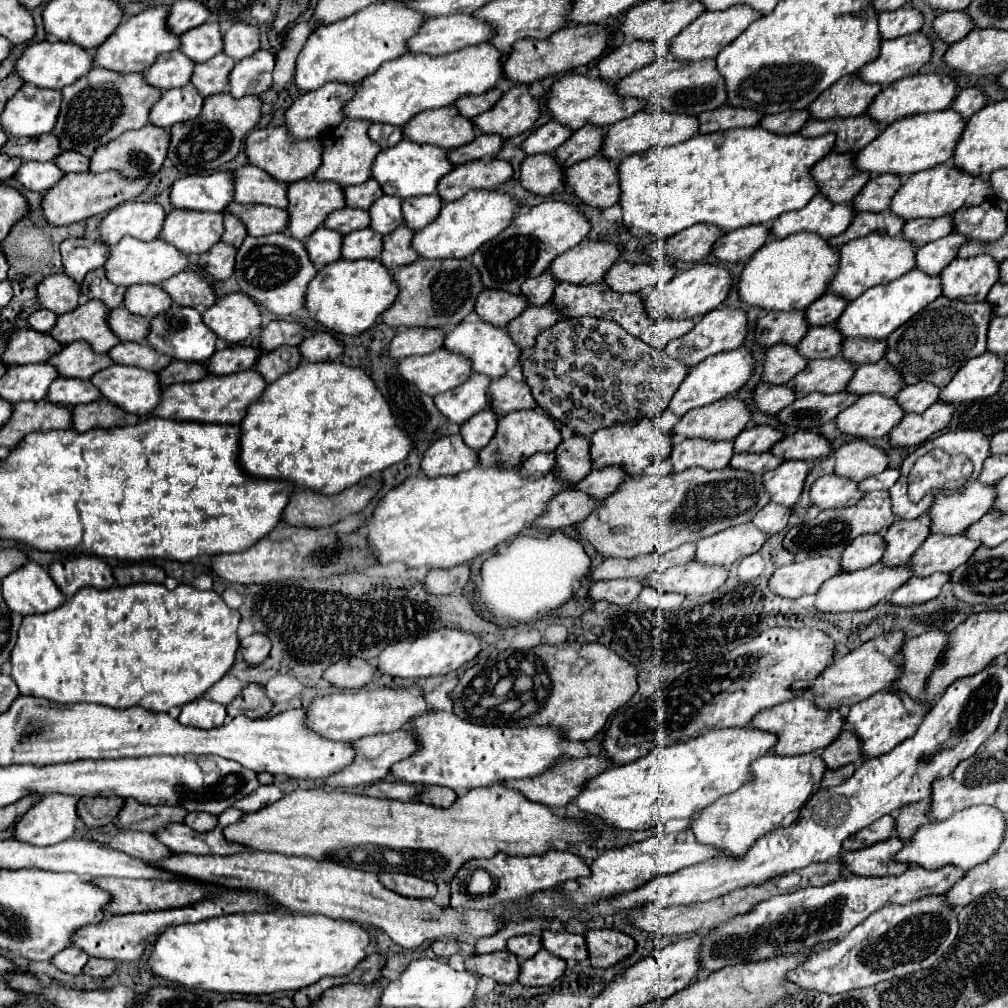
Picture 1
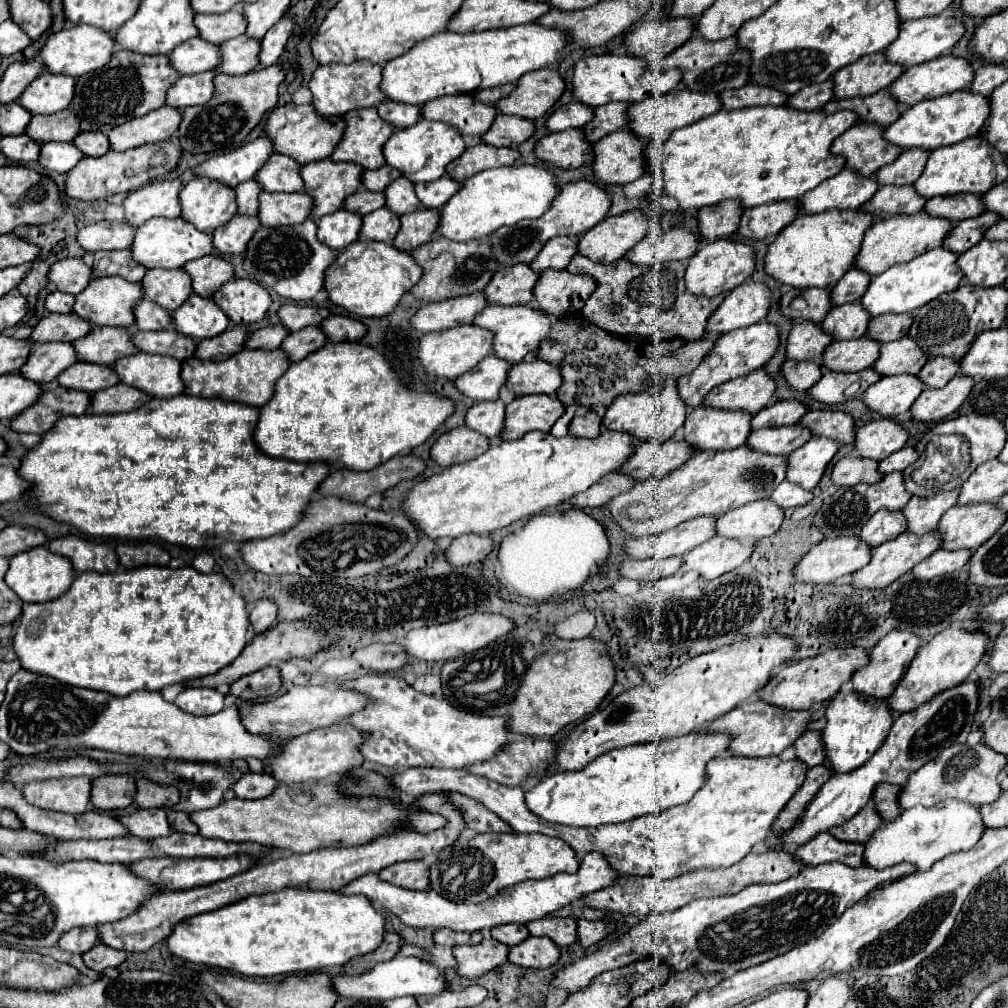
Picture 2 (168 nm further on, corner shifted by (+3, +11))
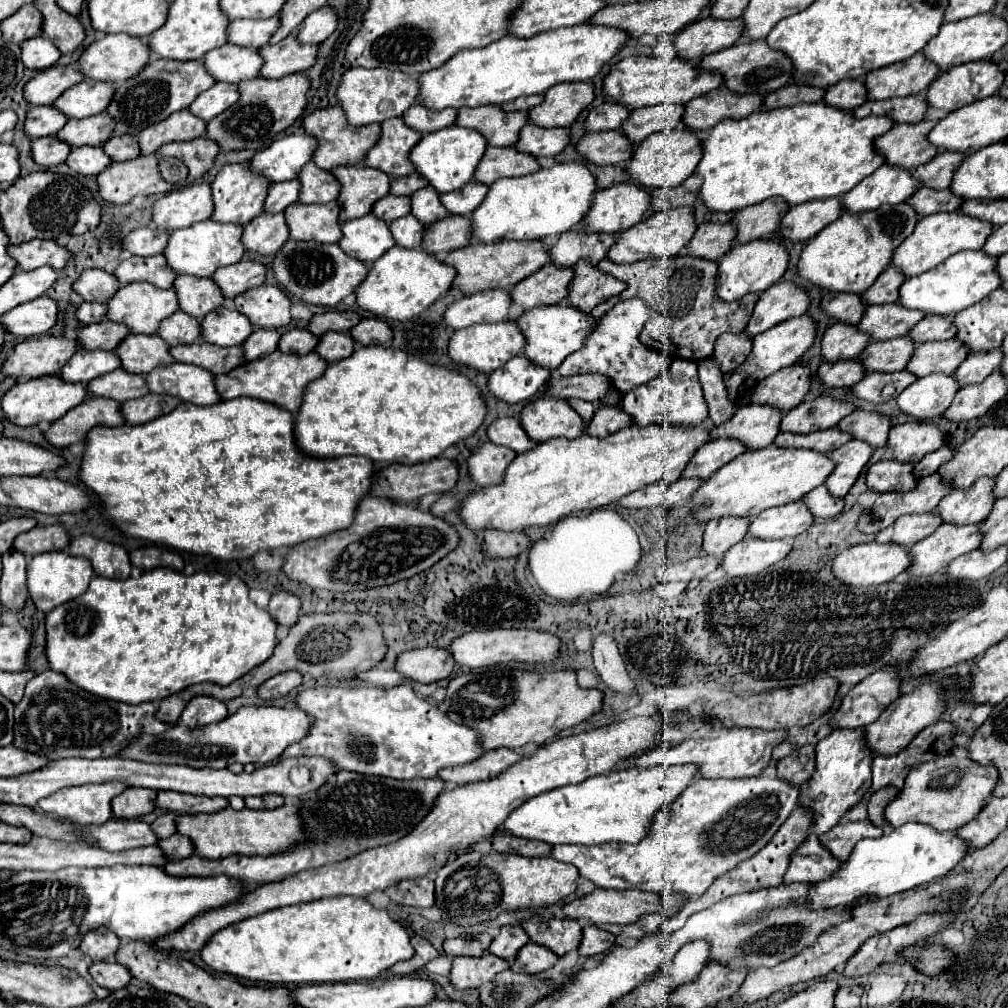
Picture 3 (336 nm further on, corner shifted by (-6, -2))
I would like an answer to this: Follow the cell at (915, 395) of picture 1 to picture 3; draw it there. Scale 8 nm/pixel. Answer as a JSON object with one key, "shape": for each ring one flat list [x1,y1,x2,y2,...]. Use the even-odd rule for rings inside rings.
{"shape":[[994,349,988,353,970,353,964,361,962,367,958,367,958,371,954,371,954,379,958,379,958,385,974,385,984,381,992,371,996,371,998,363,1002,359,1002,351]]}

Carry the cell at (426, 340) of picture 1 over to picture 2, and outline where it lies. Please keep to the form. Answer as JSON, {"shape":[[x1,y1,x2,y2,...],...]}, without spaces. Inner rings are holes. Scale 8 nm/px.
{"shape":[[483,292,455,296,441,302,429,302,423,304,419,312,413,316,413,328,427,334,453,328,459,324,469,324,485,306,487,298]]}

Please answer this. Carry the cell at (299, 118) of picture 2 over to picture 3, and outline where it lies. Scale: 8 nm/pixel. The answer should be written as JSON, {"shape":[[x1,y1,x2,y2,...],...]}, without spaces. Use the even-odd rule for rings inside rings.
{"shape":[[338,105,336,107,330,107,330,109,328,107,326,109,318,109,318,111,302,117,302,129,308,135,316,137,318,147,316,147,316,151,312,155,312,161,318,167,322,167,324,171,330,171,330,169,340,167,340,165,356,165,356,163,360,163,364,159,366,151,376,143,376,139,380,135,378,133,380,131,380,125,352,127,346,121,346,117,344,117,344,113,342,113,342,109]]}

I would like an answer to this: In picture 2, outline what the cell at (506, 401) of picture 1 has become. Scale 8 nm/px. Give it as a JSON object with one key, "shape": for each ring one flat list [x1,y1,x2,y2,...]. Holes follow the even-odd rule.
{"shape":[[543,360,519,362,511,368,507,384,517,396,525,394,555,394,561,386,561,368]]}

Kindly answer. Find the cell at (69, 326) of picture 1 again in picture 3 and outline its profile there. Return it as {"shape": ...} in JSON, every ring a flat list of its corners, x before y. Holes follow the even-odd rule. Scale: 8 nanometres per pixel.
{"shape":[[128,283,120,287,118,293,106,303,106,317,110,321,126,325,130,333,144,333,144,335,154,335,158,331,160,321,176,311,178,311,178,301,174,289,162,291,150,283]]}

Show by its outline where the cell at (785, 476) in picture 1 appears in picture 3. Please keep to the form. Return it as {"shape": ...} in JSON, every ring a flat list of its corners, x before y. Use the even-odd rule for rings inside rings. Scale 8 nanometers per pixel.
{"shape":[[850,441,838,447,838,451,830,451,830,459,834,459,834,471,830,473,830,479,826,479,826,489,832,495,844,497,848,489,858,479,862,467,868,463,872,455,872,447,862,441]]}

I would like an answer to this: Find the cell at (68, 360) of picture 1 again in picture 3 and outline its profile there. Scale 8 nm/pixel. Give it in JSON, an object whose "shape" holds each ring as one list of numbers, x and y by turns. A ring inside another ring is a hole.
{"shape":[[128,335,118,345,116,353,120,359,120,369,146,375,156,367,174,363,168,349,170,345,166,345,158,335]]}

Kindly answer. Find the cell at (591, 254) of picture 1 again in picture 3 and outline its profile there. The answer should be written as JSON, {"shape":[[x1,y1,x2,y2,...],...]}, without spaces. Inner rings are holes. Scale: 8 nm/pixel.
{"shape":[[672,209,666,213,654,213,634,227,622,231,616,235,616,243,610,247,606,259,612,259,612,263,636,263,652,257,674,257,684,251,684,245,690,241,690,237,696,231,696,223,692,217,692,209]]}

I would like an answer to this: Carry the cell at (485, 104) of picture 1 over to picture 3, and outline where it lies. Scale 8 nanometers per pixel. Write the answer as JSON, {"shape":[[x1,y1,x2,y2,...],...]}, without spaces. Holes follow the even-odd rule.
{"shape":[[532,95,532,97,518,97,510,103,502,103,500,109,502,111,528,111,532,109,534,105,538,105,542,101,542,95]]}

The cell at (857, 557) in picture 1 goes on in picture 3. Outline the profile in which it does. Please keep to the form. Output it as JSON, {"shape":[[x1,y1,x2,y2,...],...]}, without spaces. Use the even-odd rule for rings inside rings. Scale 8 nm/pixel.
{"shape":[[932,513,902,515,894,523,892,543,902,545,902,547,912,547,916,541,928,537,940,525,942,525,942,521,936,515,932,515]]}

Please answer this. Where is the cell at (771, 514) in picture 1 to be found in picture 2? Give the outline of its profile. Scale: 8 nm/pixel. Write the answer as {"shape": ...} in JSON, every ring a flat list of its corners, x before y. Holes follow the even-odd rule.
{"shape":[[789,480,781,482,773,494,771,494,773,502,777,502,783,510,791,510,791,508,797,508,797,506,805,506,813,500,813,492,811,490,805,490]]}

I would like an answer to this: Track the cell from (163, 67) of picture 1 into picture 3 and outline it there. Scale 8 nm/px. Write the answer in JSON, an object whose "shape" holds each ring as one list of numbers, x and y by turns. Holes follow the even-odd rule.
{"shape":[[224,45,206,55,204,67,218,83,240,83,258,75,262,67,262,57,254,47]]}

